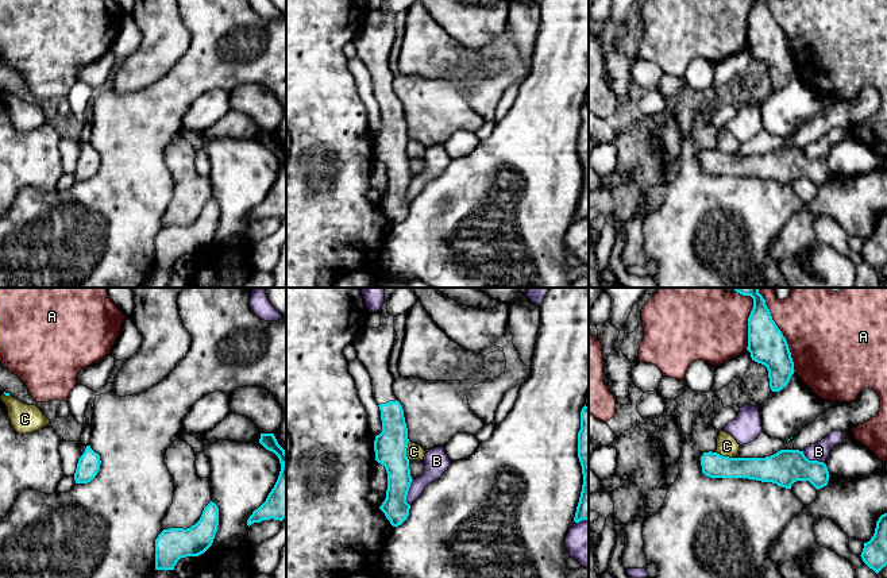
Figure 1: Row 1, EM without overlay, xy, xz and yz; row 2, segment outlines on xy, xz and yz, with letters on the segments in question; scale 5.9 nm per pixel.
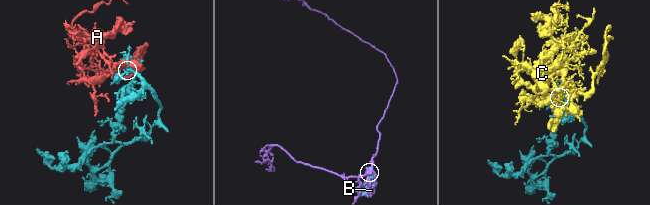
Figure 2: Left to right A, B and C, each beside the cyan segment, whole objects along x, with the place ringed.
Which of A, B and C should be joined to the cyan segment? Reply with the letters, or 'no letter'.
no letter

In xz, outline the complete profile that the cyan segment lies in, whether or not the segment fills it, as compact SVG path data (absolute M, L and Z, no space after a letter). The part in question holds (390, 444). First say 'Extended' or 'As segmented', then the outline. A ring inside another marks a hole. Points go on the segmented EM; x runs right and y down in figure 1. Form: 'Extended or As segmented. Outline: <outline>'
Extended. Outline: M385 288L385 303L379 309L381 325L365 327L354 342L358 359L365 365L373 385L382 420L382 432L375 436L375 461L387 473L386 498L379 506L393 527L409 516L406 496L412 483L406 447L409 443L404 409L393 392L389 357L394 344L394 316L387 312L387 300L398 288Z

